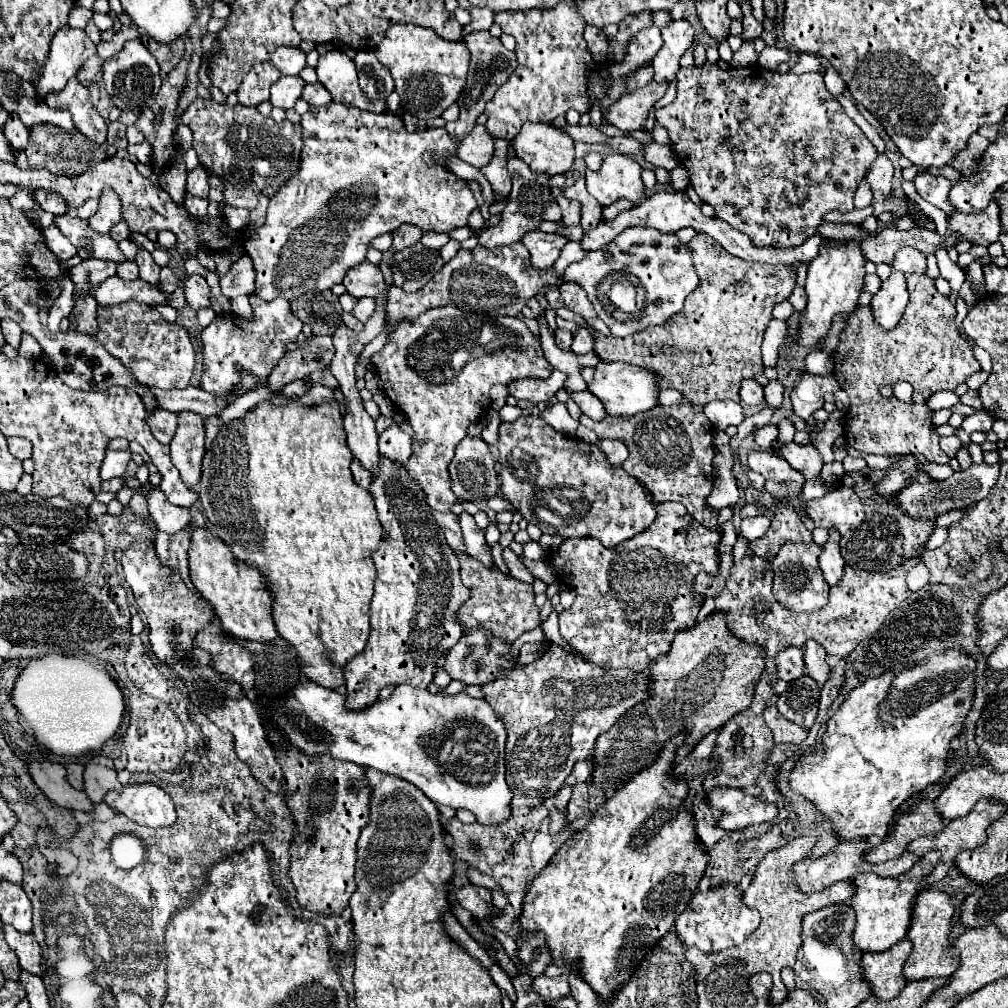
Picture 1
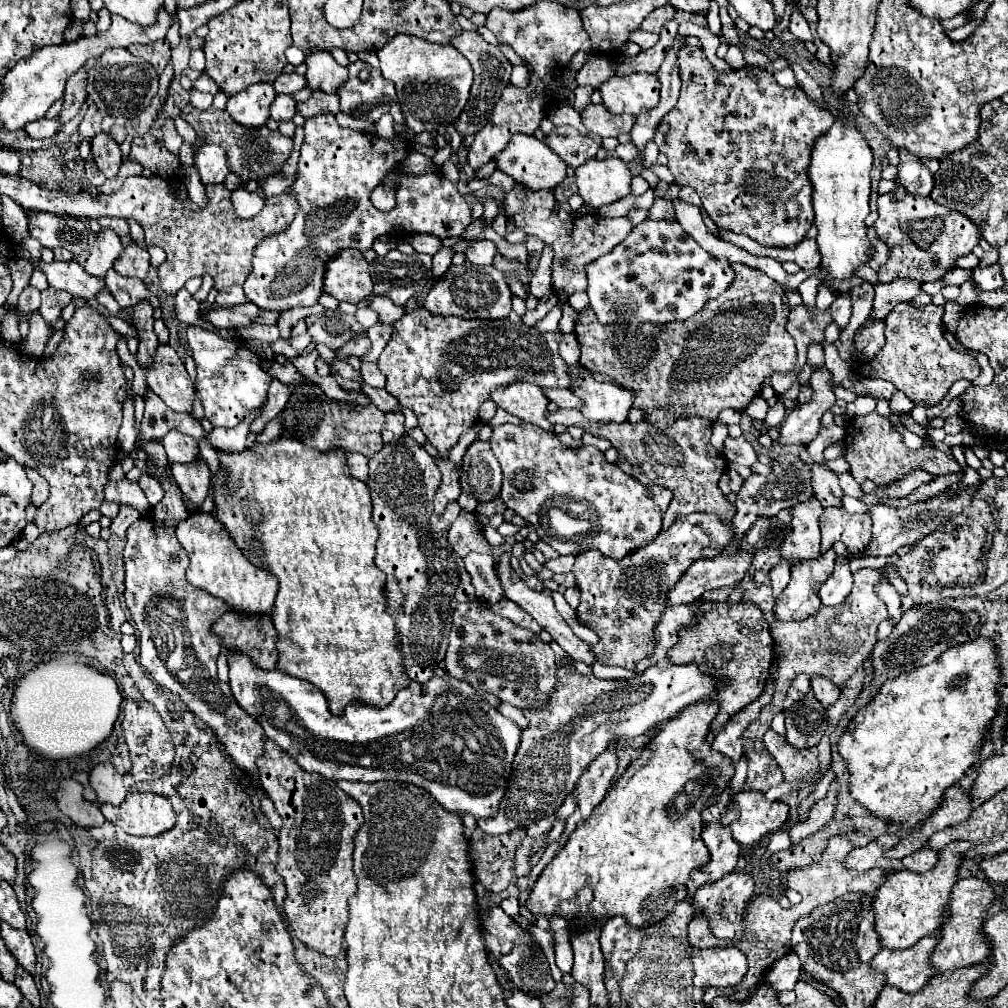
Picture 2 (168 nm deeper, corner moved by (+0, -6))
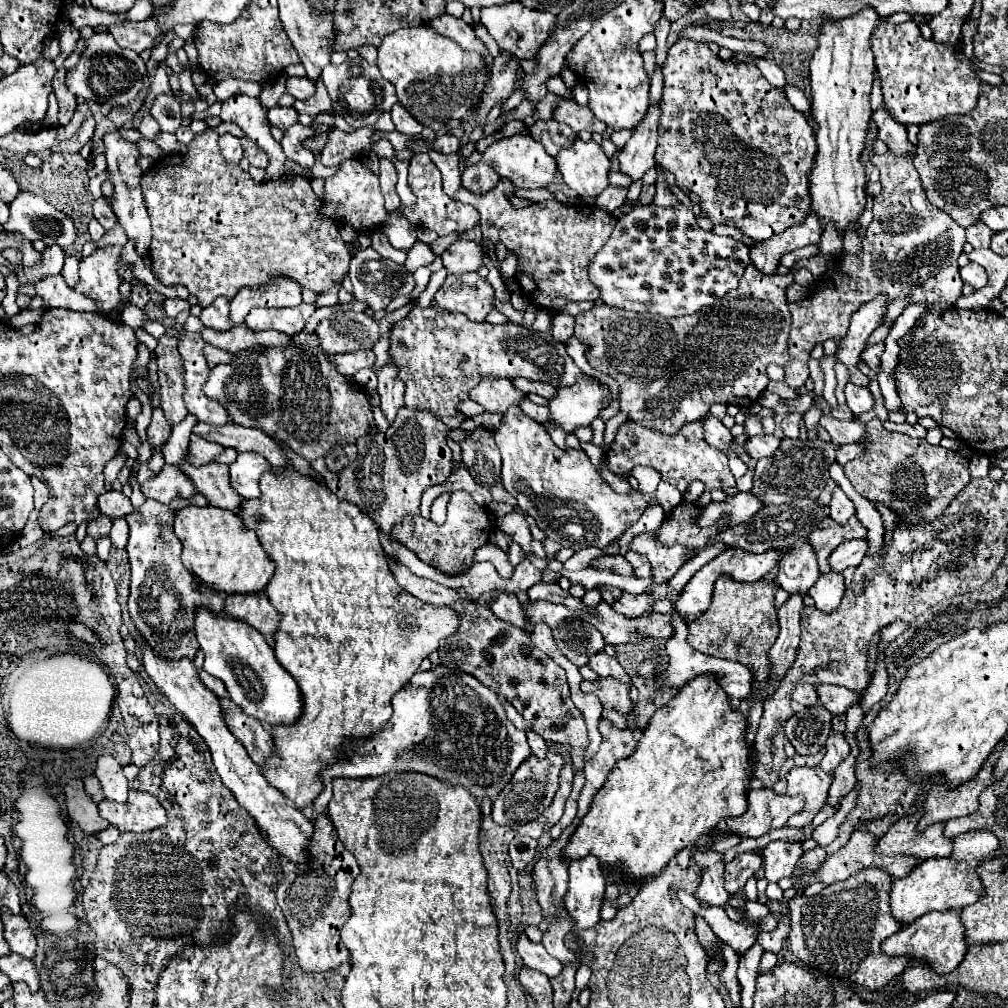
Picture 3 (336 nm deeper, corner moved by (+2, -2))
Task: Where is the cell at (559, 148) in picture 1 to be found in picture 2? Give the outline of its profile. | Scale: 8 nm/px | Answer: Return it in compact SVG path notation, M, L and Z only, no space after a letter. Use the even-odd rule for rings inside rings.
M515 134L511 138L509 146L501 154L493 156L493 162L495 162L497 170L511 176L515 182L529 186L531 190L543 190L543 188L551 190L551 188L555 188L557 184L563 182L565 170L567 170L567 164L555 152L551 152L545 146L545 142L541 142L533 136L525 136L525 134Z

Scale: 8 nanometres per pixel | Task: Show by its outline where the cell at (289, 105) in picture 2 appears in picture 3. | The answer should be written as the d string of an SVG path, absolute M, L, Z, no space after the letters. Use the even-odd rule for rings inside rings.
M273 106L269 110L269 122L271 122L271 126L277 126L281 130L293 126L297 122L297 116L299 114L291 106Z

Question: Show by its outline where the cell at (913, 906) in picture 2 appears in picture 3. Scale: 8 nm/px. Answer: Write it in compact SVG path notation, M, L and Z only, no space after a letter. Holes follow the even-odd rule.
M971 830L959 834L953 840L953 852L947 858L931 858L919 862L909 876L893 880L891 886L891 914L901 926L909 926L917 918L927 912L947 912L947 910L963 910L965 906L977 902L983 894L981 882L975 874L977 864L991 852L999 848L999 840L989 830Z

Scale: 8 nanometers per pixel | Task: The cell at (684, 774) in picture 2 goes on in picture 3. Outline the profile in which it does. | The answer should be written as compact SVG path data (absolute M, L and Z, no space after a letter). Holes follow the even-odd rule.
M699 676L683 686L673 700L651 716L635 752L615 764L603 788L595 794L589 812L571 834L563 858L571 862L593 854L601 860L601 868L615 874L619 884L645 884L649 876L659 874L683 848L691 848L721 820L745 814L751 780L751 748L745 742L745 728L747 718L731 708L729 696L715 678Z

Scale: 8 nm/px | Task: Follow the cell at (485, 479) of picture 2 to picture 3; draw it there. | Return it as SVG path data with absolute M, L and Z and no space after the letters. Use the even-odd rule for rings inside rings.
M475 428L473 434L461 442L461 456L477 484L491 488L497 480L501 480L501 458L491 430Z

